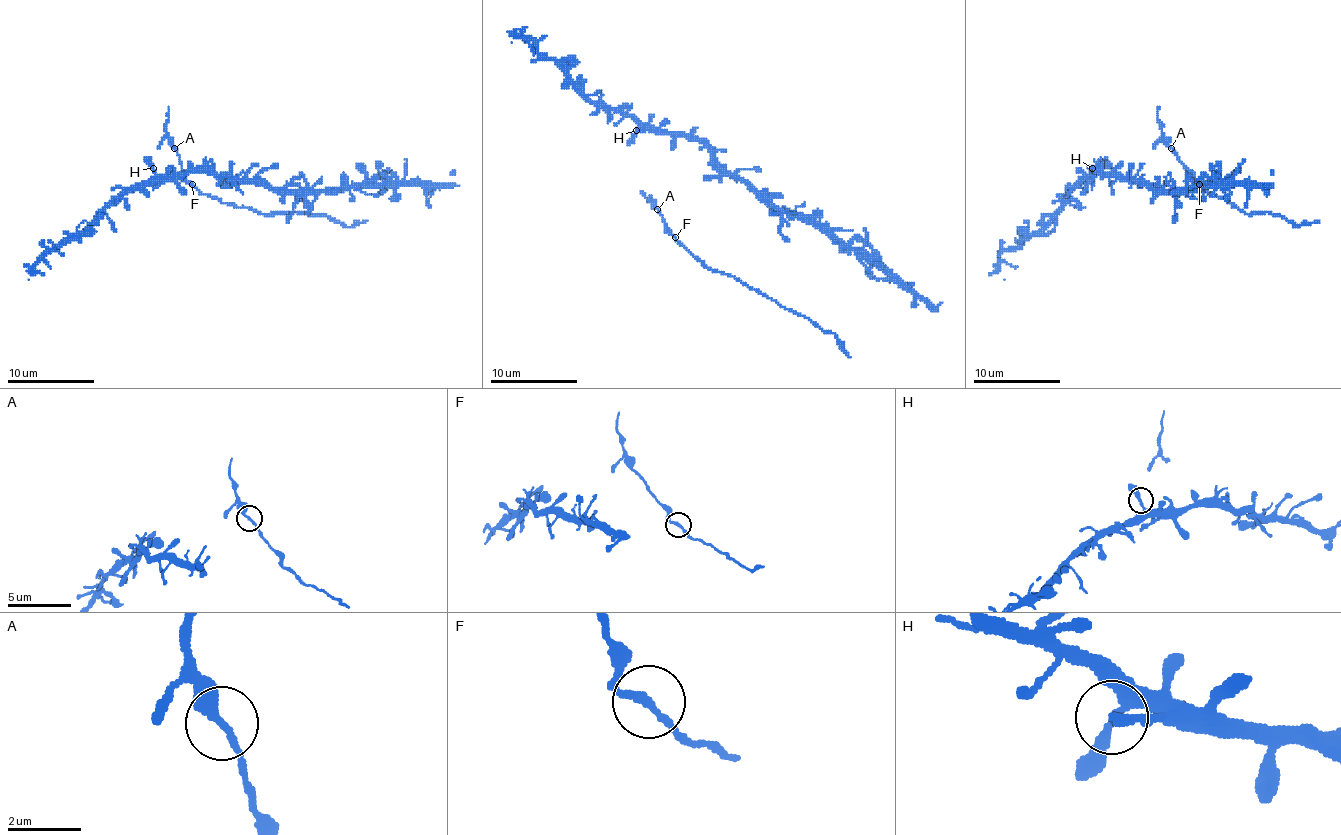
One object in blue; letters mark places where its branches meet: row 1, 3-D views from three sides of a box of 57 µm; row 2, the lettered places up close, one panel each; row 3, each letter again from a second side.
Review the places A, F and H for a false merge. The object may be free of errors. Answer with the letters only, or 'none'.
A

